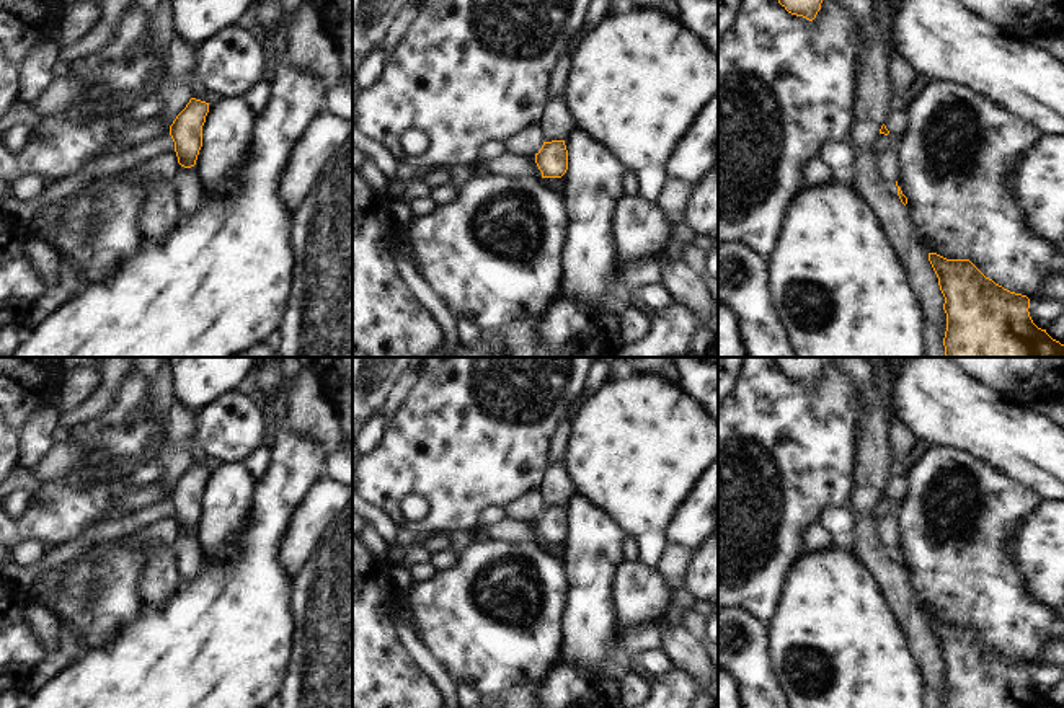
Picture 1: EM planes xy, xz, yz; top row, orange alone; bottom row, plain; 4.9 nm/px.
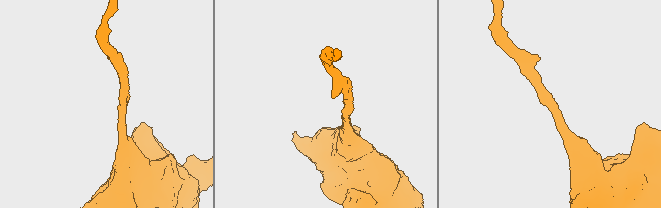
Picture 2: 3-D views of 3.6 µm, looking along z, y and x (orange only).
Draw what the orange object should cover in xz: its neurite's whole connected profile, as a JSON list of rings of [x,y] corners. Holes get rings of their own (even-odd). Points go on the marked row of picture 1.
[[[565,140],[543,142],[535,153],[535,163],[542,178],[561,178],[568,170],[568,150]]]

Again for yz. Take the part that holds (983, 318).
[[[929,253],[945,297],[945,357],[1064,357],[1064,344],[1038,328],[1030,316],[1030,299],[986,277],[969,259],[947,259]]]

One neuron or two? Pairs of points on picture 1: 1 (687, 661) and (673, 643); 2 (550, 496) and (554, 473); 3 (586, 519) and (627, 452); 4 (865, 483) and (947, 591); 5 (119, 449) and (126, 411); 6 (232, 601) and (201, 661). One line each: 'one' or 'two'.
1: one
2: one
3: two
4: two
5: one
6: one

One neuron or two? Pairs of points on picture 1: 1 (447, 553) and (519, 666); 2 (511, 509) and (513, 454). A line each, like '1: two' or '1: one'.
1: two
2: two

